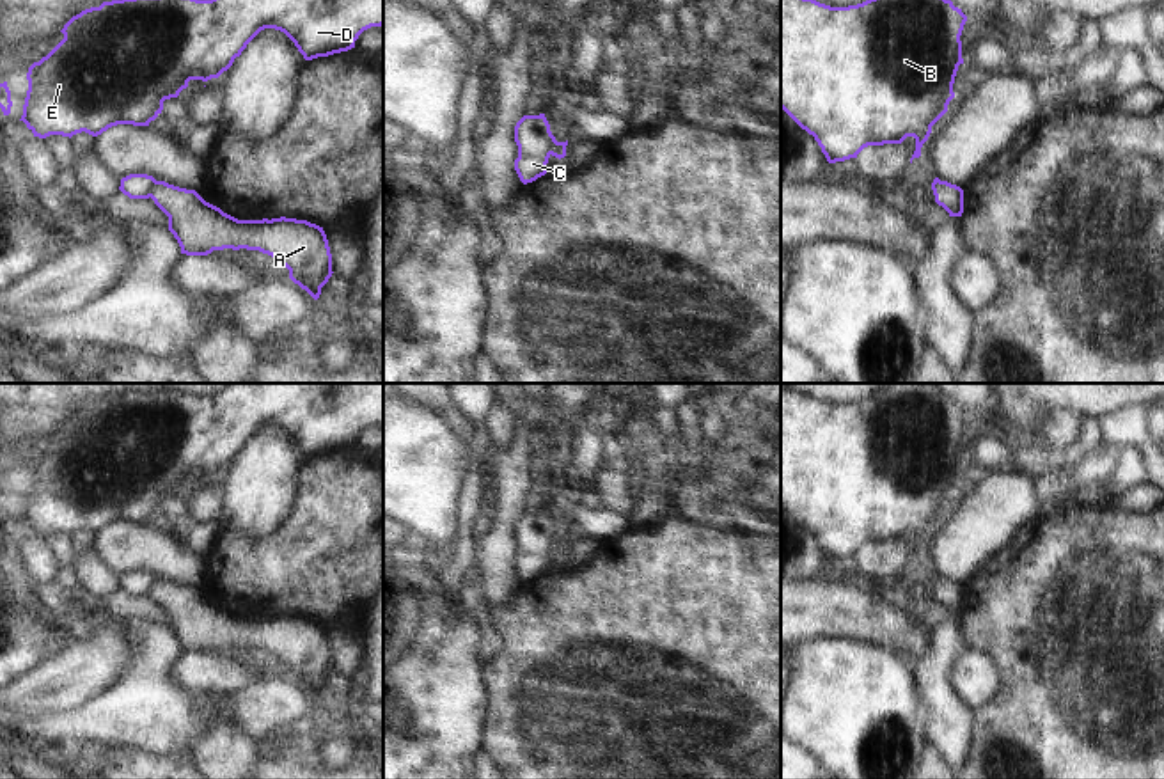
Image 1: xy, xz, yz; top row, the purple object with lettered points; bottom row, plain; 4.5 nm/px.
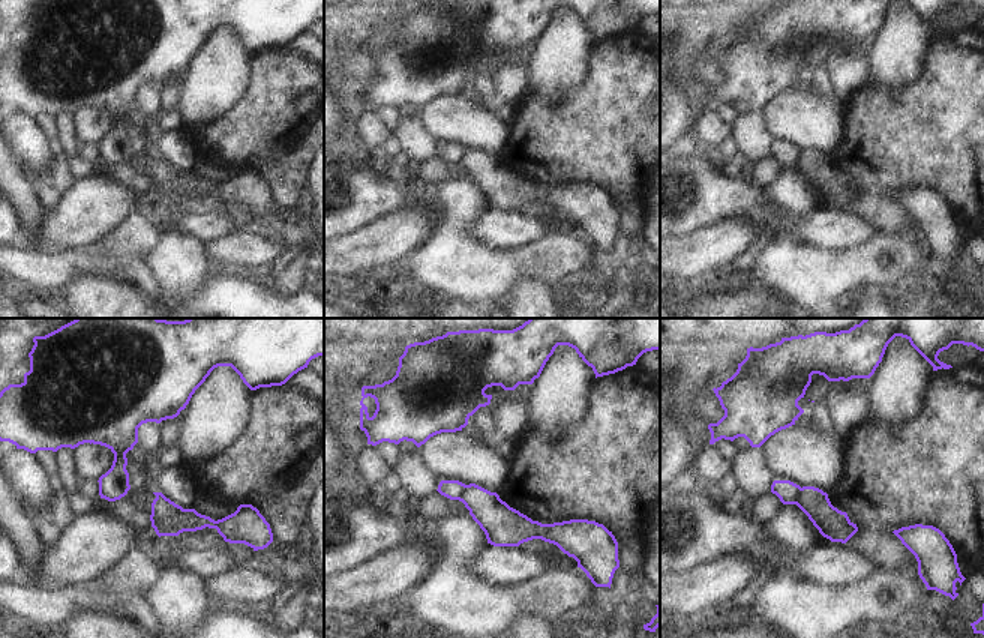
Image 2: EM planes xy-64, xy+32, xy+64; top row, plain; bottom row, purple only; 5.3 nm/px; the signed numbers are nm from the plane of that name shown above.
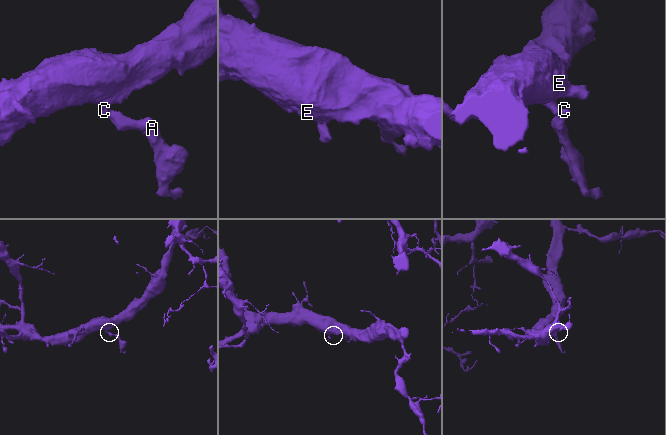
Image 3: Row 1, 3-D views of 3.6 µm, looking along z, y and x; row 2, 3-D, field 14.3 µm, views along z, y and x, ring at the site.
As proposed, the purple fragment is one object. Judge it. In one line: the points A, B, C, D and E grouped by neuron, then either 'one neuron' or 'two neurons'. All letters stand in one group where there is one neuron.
groups A / B C D E; two neurons

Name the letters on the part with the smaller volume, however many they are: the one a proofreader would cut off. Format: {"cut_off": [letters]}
{"cut_off": ["A"]}

